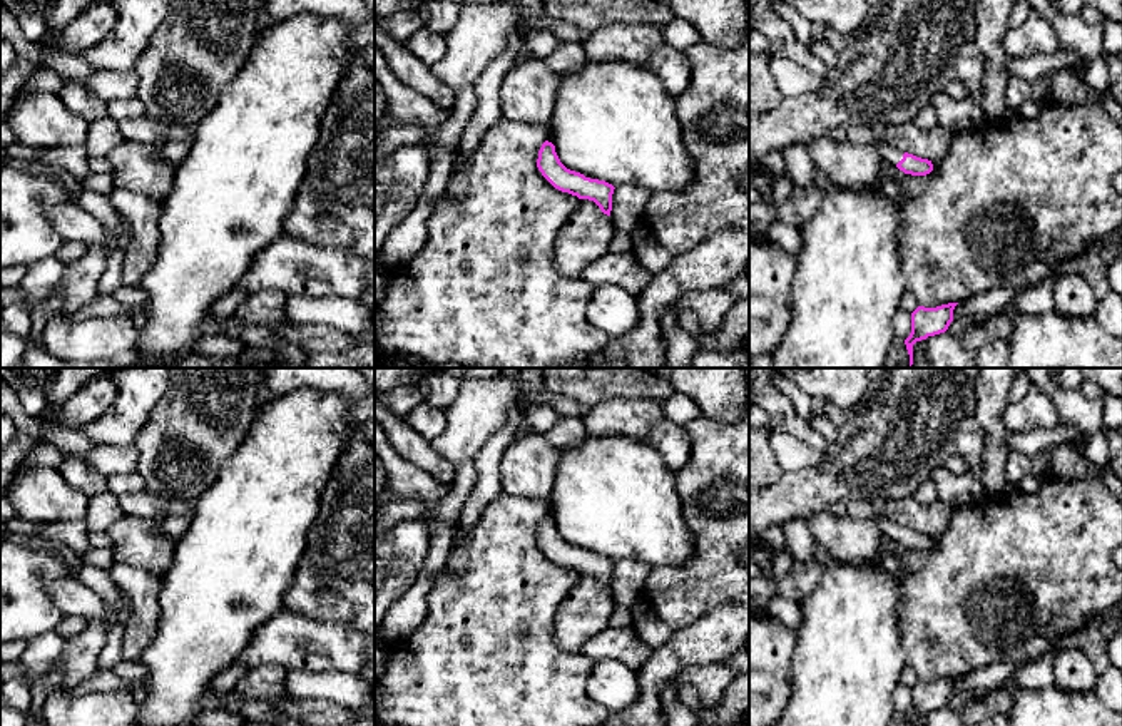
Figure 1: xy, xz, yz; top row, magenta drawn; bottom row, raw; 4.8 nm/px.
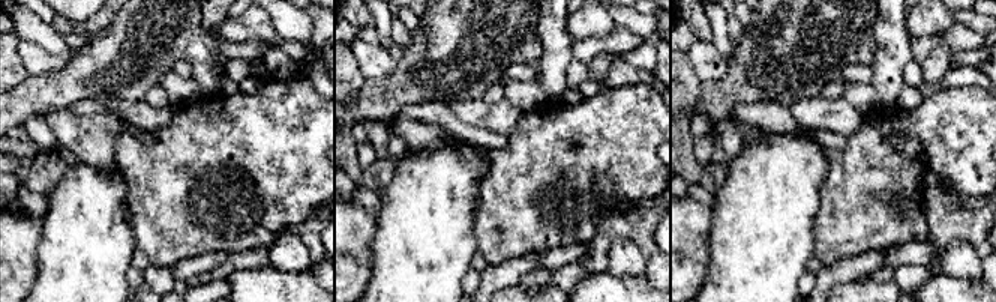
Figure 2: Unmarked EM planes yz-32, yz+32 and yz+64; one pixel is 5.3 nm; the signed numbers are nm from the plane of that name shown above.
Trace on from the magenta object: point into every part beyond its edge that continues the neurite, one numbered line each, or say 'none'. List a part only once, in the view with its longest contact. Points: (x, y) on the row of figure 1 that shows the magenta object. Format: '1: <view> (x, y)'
1: yz (851, 132)

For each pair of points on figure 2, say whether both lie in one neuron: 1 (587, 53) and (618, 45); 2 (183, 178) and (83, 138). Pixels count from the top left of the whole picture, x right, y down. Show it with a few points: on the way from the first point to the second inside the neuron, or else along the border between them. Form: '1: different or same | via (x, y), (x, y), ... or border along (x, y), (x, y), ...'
1: same | via (594, 45), (611, 45)
2: different | border along (122, 129), (116, 140), (117, 169)

